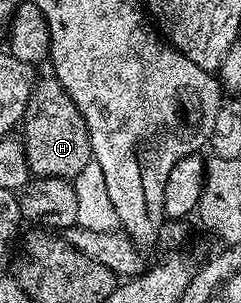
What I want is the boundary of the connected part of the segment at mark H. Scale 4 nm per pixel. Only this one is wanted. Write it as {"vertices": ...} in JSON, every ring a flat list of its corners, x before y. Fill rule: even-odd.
{"vertices":[[54,78,36,79,35,89,31,92,21,121,22,132,21,141,32,177,71,180,81,174,81,170,85,170,87,163,93,159,85,120,81,118,73,98,69,98,61,82]]}

